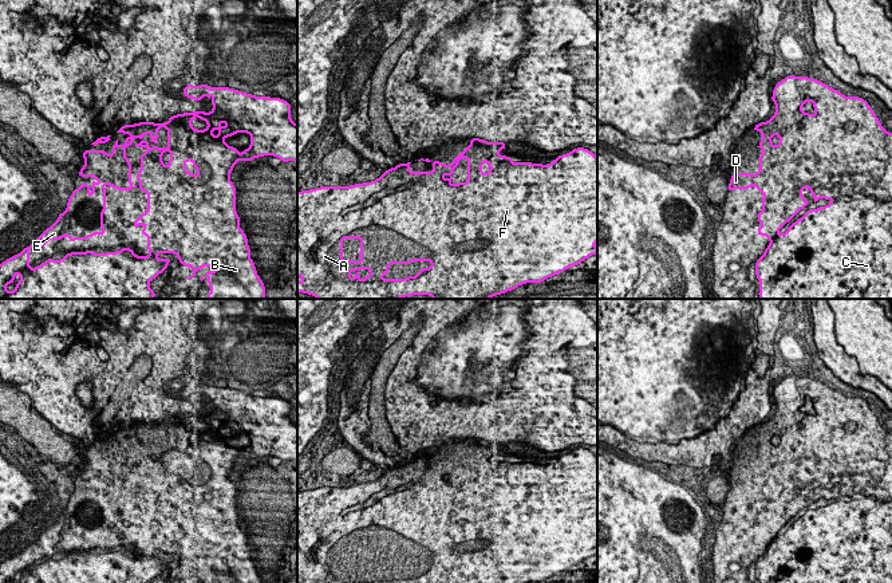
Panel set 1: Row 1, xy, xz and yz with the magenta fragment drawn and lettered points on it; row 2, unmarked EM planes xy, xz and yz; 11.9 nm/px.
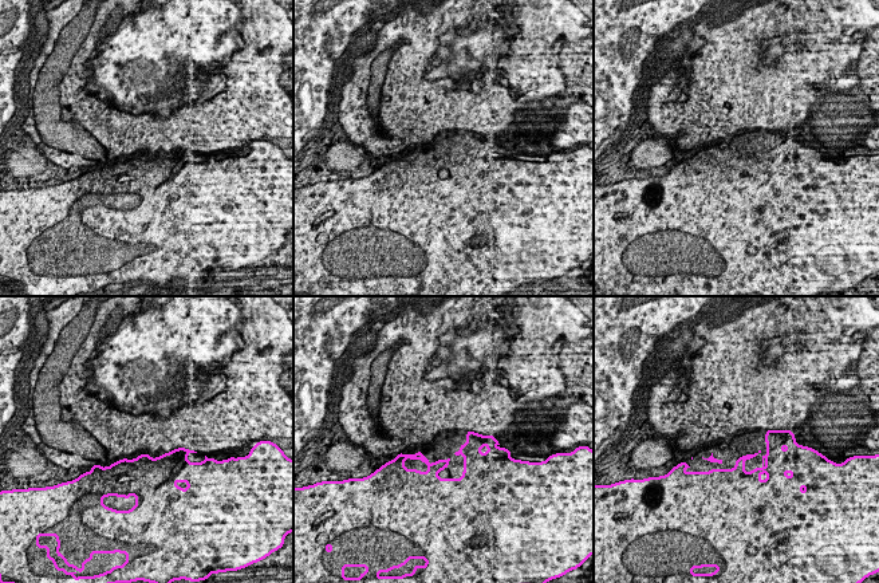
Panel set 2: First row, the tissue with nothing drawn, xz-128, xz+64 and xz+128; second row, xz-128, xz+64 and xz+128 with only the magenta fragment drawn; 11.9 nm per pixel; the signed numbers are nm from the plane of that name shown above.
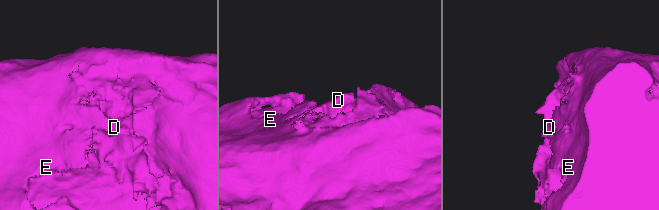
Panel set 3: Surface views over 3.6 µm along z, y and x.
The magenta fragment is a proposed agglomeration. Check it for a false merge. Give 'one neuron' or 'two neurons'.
one neuron

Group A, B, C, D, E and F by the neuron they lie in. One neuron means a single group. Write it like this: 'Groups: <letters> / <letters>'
Groups: A B C D E F

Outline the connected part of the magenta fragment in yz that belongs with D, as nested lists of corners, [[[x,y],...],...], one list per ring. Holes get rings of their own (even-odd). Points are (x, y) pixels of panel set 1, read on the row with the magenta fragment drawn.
[[[789,75],[784,78],[774,86],[771,101],[775,103],[775,114],[767,122],[762,121],[753,127],[753,131],[758,130],[762,135],[762,141],[757,146],[763,149],[759,154],[759,169],[755,176],[751,173],[731,173],[727,189],[727,192],[750,189],[755,184],[755,189],[763,194],[762,210],[757,214],[761,222],[757,235],[766,236],[770,244],[755,261],[755,276],[759,280],[759,299],[892,299],[892,133],[881,126],[877,115],[865,99],[860,96],[845,96],[818,79],[809,76]],[[808,101],[813,103],[814,115],[801,110]],[[805,188],[810,189],[814,202],[820,198],[833,198],[834,201],[825,206],[806,210],[801,218],[790,224],[784,235],[779,235],[779,229],[801,209],[808,206],[809,200],[801,194],[801,190]]]

